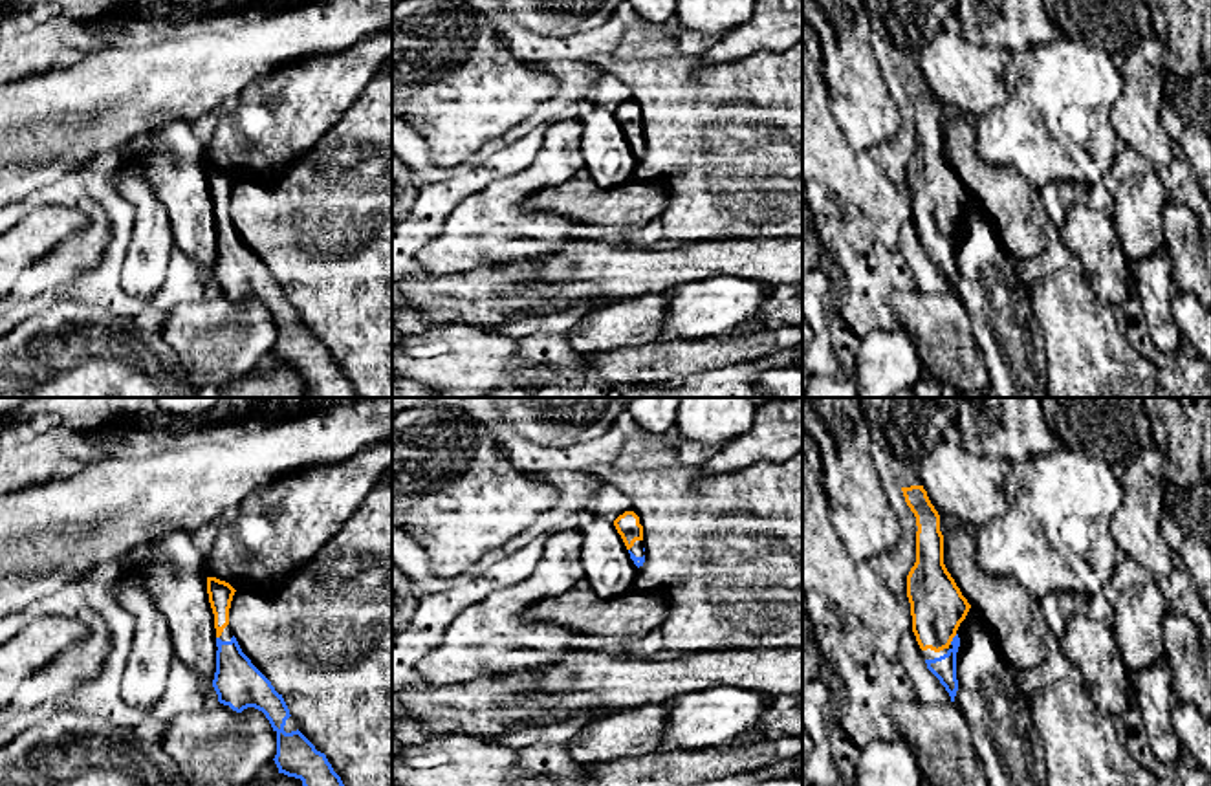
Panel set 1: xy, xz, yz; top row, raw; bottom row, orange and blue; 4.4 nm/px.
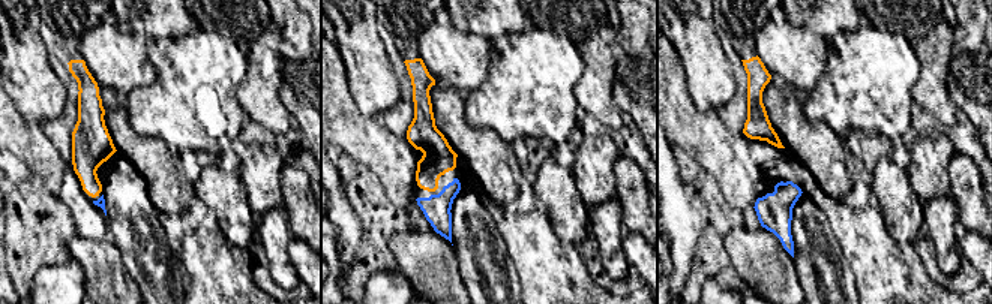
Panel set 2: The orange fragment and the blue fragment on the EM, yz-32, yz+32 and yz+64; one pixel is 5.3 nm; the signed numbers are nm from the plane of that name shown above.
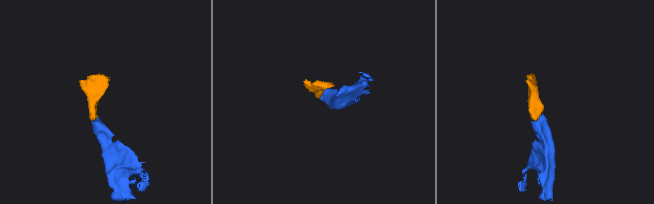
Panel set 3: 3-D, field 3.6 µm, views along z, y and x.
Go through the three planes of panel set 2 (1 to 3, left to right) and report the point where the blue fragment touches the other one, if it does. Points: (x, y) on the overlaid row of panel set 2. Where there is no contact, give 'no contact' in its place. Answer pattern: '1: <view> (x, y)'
1: no contact
2: no contact
3: no contact

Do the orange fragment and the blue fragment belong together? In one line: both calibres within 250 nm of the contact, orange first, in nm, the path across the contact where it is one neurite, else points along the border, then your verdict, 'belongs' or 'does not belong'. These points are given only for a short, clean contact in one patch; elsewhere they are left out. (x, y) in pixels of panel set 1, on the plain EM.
240/110 nm | across yz (937, 195), (937, 215), (951, 229), (953, 240), (944, 257) | belongs

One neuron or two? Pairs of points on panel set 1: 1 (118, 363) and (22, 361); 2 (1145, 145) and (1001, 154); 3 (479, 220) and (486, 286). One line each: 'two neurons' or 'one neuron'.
1: one neuron
2: two neurons
3: two neurons

